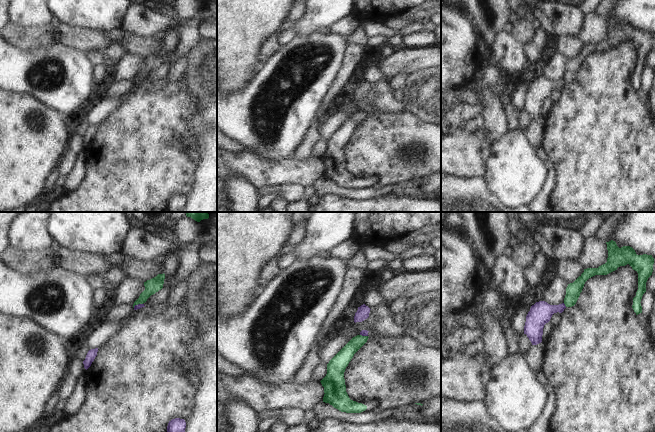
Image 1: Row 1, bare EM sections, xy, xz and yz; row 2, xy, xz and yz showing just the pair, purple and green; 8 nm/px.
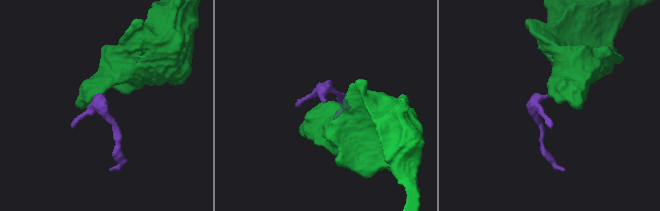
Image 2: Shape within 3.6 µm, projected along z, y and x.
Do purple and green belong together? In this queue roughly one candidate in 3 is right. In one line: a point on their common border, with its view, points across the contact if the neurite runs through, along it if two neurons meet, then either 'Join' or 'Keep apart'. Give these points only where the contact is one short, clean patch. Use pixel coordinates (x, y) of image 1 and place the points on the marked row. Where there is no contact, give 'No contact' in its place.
Touches purple at yz (564, 305). Boundary: yz (563, 303), (566, 306). Keep apart

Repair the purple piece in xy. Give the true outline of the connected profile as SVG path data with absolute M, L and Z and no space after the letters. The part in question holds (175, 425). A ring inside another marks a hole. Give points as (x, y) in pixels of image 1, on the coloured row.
M175 418L169 421L167 432L185 432L186 422L184 419Z

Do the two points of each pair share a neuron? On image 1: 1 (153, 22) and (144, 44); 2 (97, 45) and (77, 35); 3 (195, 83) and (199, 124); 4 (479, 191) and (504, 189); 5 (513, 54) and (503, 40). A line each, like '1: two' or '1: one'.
1: two
2: one
3: one
4: two
5: one

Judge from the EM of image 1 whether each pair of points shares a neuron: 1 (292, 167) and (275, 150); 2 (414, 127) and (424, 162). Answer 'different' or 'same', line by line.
1: different
2: same

